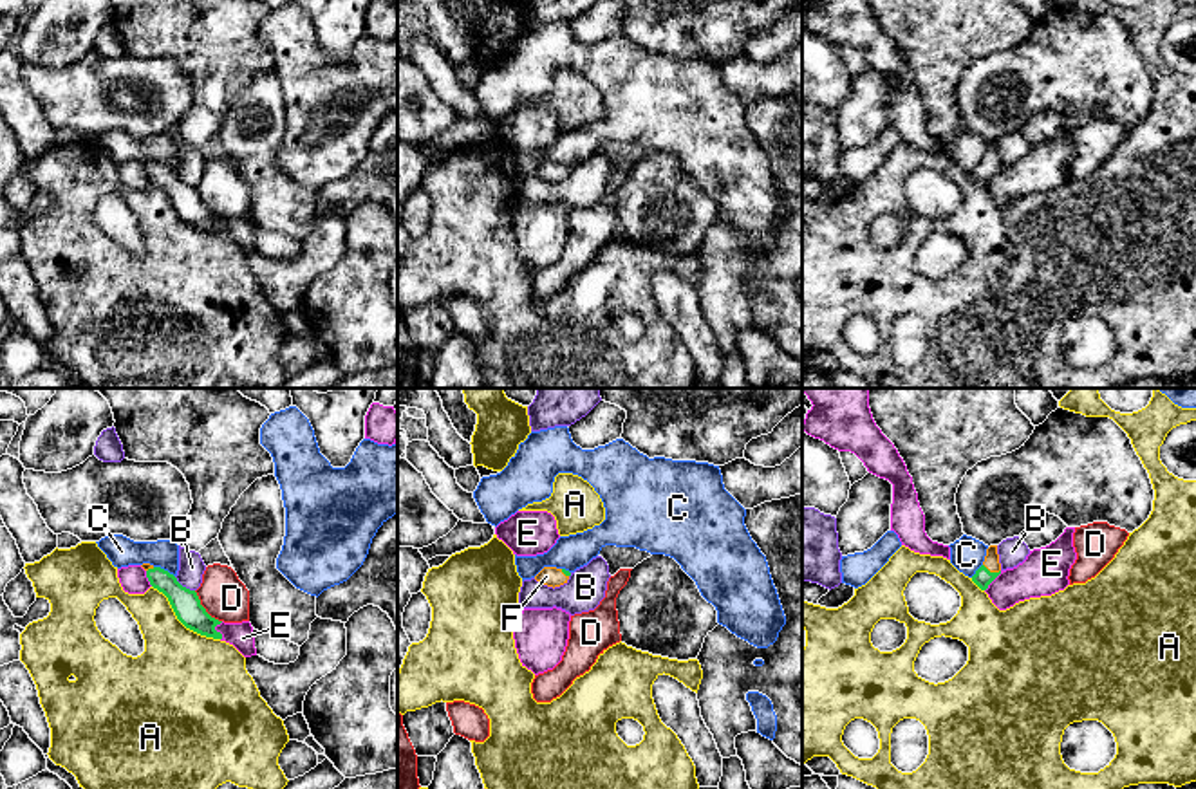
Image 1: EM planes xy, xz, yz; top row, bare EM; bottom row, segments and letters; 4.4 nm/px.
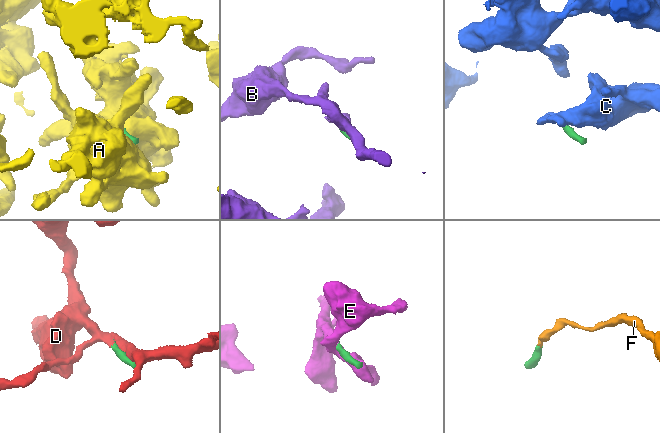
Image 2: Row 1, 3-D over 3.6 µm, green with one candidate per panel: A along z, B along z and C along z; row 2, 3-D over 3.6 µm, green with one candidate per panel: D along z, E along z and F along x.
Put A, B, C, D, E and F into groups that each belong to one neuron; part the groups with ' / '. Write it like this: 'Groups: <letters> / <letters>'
Groups: A / B / C / D / E / F

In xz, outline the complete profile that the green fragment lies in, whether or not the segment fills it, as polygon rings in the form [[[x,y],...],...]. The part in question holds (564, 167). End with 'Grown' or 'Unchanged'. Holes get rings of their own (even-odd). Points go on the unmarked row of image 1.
[[[544,162],[535,175],[555,184],[567,179],[569,172],[571,168],[565,164]]]. Grown

